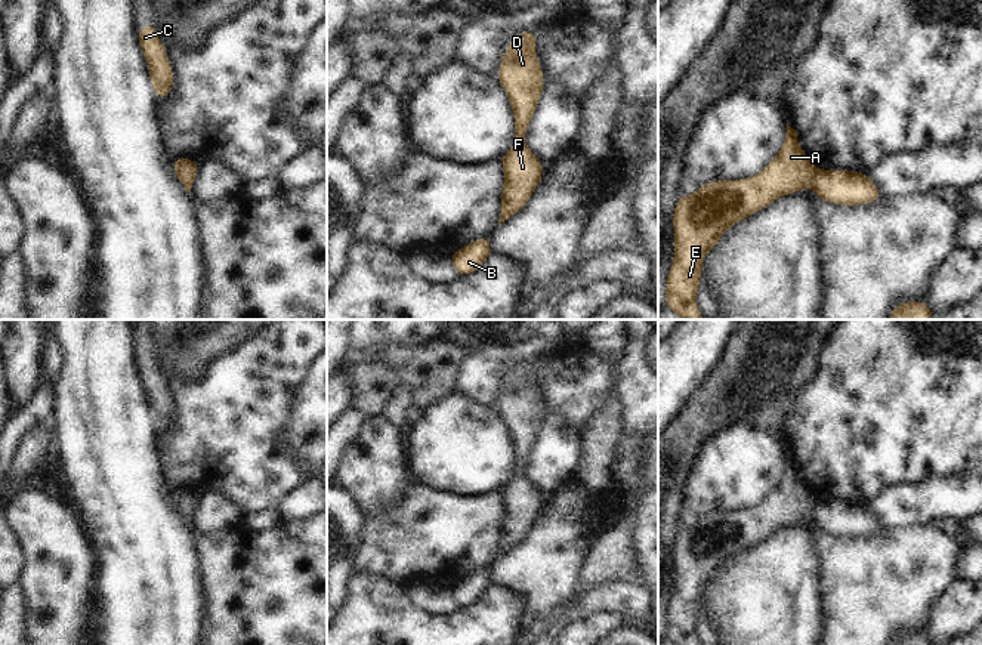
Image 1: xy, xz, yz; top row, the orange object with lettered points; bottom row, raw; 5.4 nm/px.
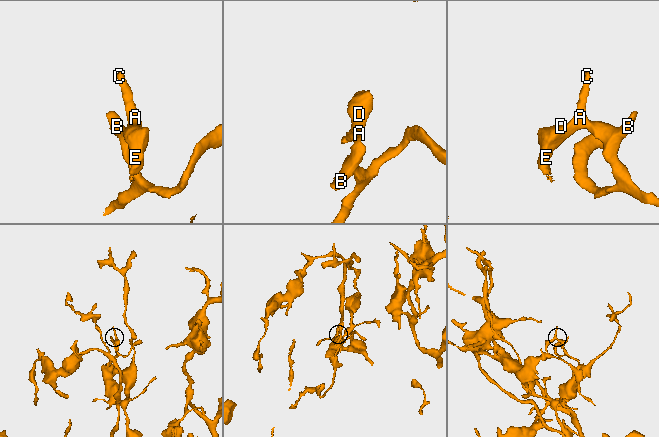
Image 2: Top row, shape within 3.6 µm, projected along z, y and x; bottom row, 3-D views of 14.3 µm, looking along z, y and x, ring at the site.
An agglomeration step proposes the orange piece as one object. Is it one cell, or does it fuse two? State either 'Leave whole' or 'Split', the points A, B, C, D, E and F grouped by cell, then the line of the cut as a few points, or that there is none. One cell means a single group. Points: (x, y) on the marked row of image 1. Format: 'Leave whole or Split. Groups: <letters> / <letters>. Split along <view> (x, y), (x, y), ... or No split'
Split. Groups: A C D E / B F. Split along yz (817, 169), (811, 184)

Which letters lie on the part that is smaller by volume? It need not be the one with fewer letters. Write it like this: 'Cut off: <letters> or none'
Cut off: A, C, D, E

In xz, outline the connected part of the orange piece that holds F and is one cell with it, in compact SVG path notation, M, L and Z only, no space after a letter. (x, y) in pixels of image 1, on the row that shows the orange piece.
M522 142L513 143L501 157L504 186L498 223L516 215L531 198L543 178L543 163Z

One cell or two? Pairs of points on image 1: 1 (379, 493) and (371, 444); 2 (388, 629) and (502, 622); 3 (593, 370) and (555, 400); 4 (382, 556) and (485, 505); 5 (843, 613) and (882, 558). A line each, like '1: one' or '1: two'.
1: one
2: one
3: one
4: one
5: one

